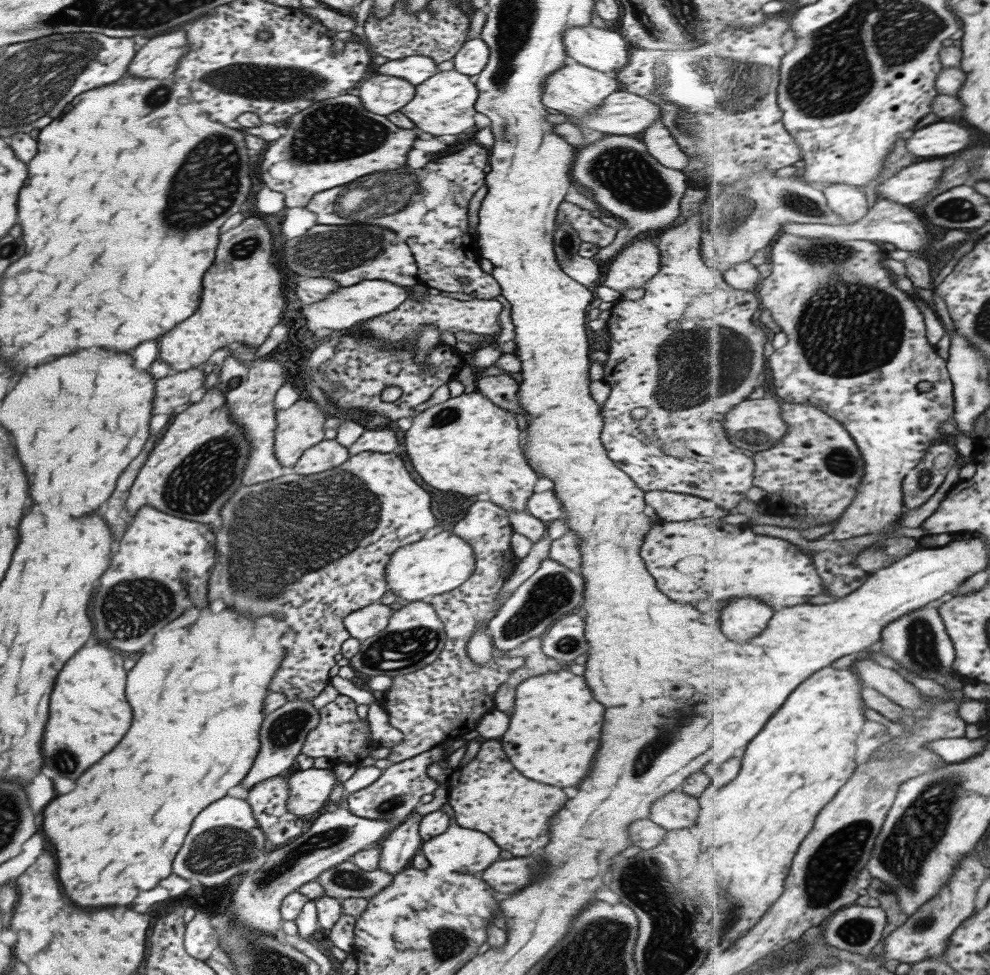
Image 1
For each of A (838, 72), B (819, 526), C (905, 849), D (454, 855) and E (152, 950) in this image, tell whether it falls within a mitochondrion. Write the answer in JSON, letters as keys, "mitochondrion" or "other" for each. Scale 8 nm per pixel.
{"A":"mitochondrion","B":"other","C":"mitochondrion","D":"other","E":"other"}

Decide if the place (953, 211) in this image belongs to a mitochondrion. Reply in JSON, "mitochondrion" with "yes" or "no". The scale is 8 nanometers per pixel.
{"mitochondrion":"yes"}

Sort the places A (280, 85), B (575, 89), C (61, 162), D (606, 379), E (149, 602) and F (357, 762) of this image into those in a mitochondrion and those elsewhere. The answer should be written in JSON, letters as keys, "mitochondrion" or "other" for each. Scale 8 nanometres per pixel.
{"A":"mitochondrion","B":"other","C":"other","D":"other","E":"mitochondrion","F":"other"}

